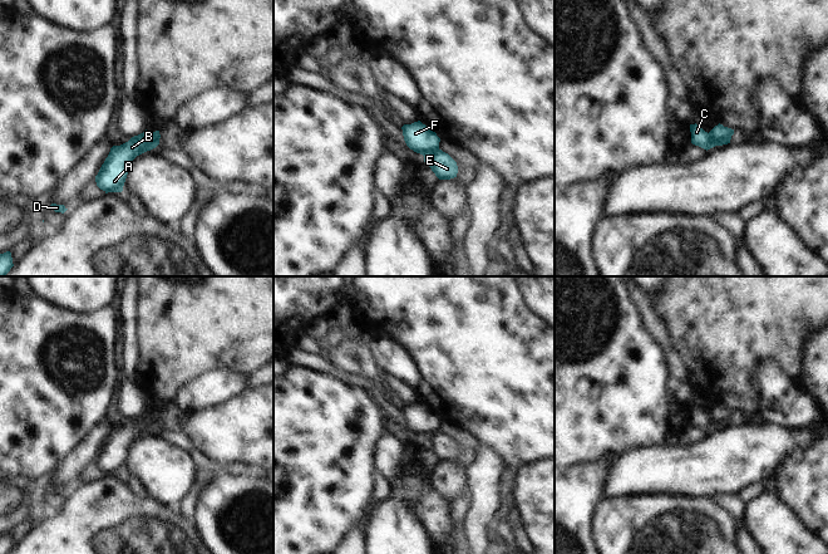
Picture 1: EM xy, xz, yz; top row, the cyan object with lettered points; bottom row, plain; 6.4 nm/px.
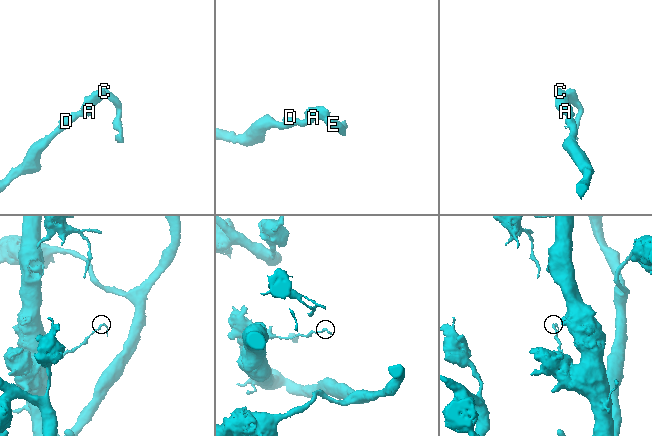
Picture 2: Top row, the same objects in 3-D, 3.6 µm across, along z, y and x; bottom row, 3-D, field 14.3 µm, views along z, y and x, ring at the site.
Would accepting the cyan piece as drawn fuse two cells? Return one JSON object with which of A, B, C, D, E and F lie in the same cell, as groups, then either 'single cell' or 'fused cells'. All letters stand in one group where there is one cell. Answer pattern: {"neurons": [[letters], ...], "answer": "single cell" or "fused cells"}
{"neurons": [["A", "B", "C", "D", "F"], ["E"]], "answer": "fused cells"}

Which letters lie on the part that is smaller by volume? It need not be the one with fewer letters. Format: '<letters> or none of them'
E

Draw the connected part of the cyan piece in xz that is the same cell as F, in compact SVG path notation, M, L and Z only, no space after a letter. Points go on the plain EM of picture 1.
M420 402L401 408L406 427L417 435L427 437L439 430L440 420Z

